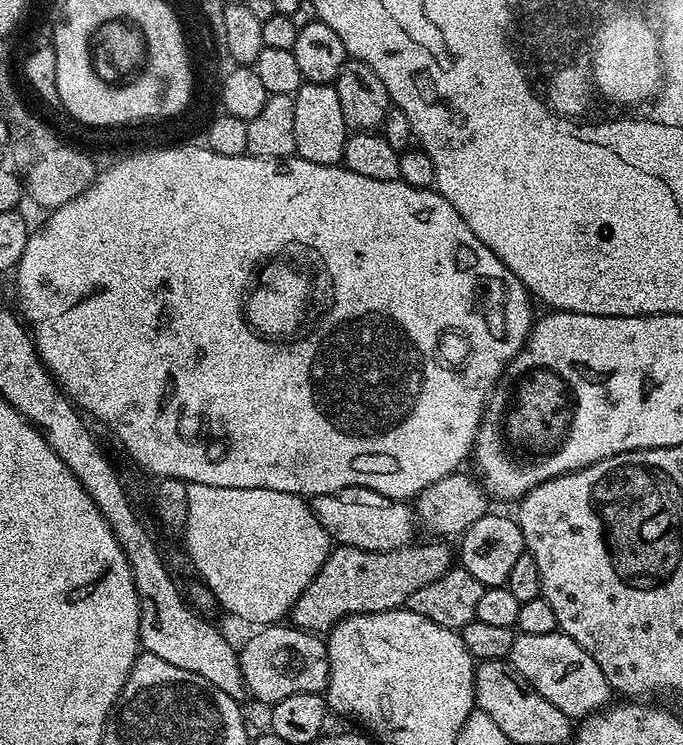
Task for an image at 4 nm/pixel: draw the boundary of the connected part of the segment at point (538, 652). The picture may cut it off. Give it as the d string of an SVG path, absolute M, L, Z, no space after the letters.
M559 630L550 634L517 635L510 662L516 667L518 674L522 674L522 678L526 678L526 682L530 682L530 686L534 686L534 690L538 690L542 698L546 698L546 702L558 706L558 710L562 710L562 714L566 714L573 722L579 722L593 712L601 711L613 699L611 696L614 696L614 689L608 685L606 674L602 674L598 662L594 662L594 658L590 658L590 654L586 654L586 650L582 650L582 646L574 642L574 638L565 636Z

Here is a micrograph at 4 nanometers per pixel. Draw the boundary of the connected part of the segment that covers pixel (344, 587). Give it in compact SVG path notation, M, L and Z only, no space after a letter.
M413 542L406 548L395 548L389 552L375 552L374 550L362 550L361 548L333 547L328 553L322 570L302 590L298 602L292 607L290 620L295 627L303 628L312 634L327 633L335 624L345 616L357 616L358 614L370 614L371 612L389 612L395 608L407 605L410 594L414 590L422 590L422 586L430 586L430 582L438 582L442 574L446 574L454 567L454 552L447 548L447 543L419 544Z

